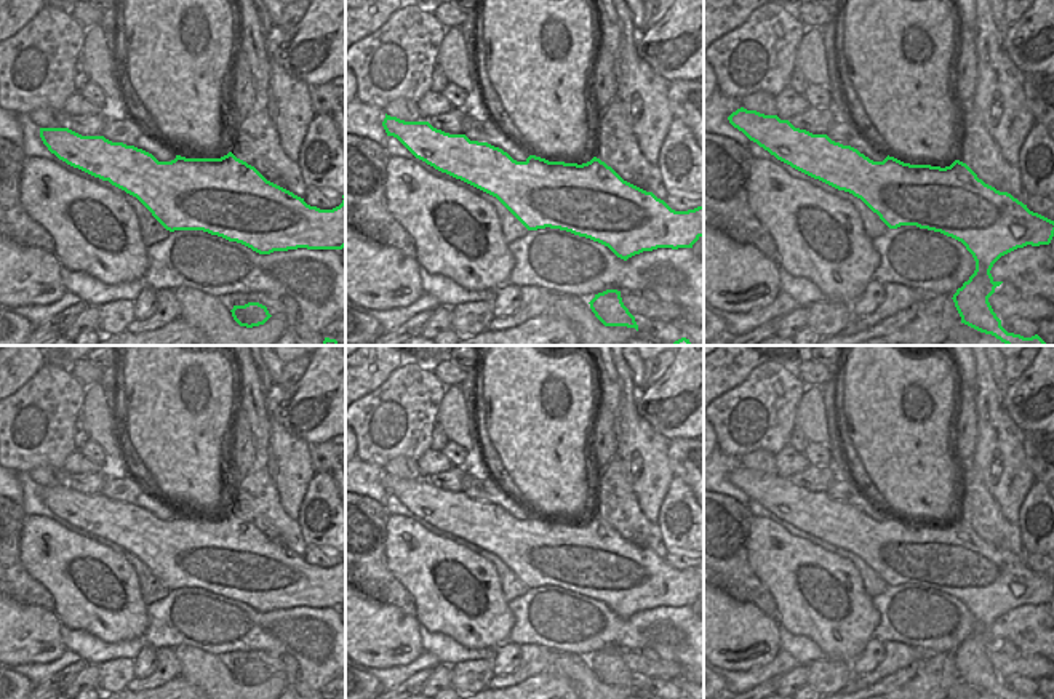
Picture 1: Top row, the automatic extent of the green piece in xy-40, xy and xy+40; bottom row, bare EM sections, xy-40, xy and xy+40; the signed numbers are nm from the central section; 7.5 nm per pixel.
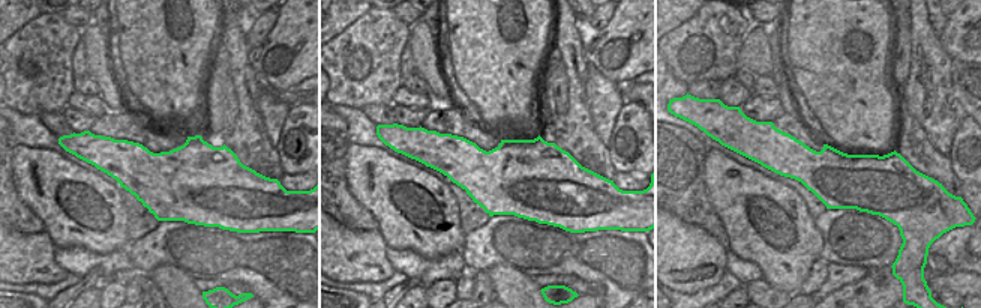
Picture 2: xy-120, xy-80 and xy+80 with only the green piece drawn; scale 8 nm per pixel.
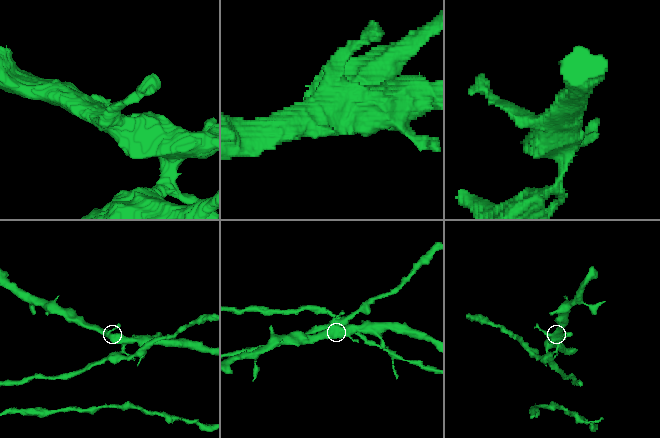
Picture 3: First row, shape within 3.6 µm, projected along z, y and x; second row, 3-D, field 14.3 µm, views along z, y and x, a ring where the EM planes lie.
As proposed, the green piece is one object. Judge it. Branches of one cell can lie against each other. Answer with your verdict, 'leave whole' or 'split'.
split

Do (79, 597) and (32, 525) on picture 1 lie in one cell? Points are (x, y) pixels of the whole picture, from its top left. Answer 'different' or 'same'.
same

